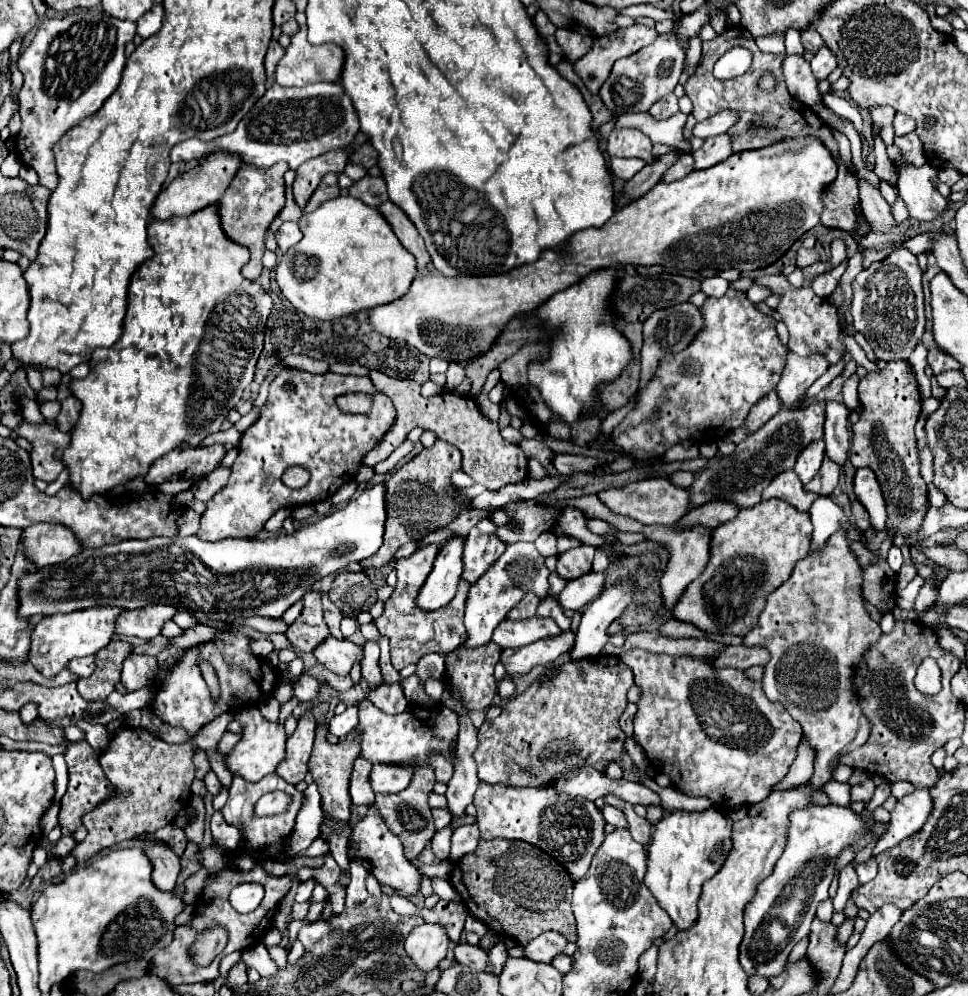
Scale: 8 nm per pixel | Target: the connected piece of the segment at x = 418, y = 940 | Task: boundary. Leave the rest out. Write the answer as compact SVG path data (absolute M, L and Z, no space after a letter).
M424 923L410 931L404 949L422 971L432 971L446 957L450 937L440 923Z

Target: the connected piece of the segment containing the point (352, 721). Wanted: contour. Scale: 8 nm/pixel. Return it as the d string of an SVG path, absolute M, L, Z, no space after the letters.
M346 707L344 713L334 715L330 719L330 733L336 737L344 737L346 733L350 733L358 723L358 707Z

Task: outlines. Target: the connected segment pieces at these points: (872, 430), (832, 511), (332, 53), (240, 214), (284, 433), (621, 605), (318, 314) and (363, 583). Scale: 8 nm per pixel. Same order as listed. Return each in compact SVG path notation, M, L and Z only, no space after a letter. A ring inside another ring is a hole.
M890 361L878 375L868 373L860 381L858 393L864 411L852 427L850 461L854 467L870 467L876 473L888 507L886 529L900 535L914 533L922 527L928 511L928 489L920 475L920 455L914 435L914 425L922 411L914 371L904 361Z
M818 497L812 507L810 507L810 519L814 525L814 535L812 535L812 547L822 547L824 541L828 541L828 537L842 525L842 527L850 527L850 539L860 542L862 532L856 527L852 527L852 523L846 519L844 511L830 499L830 497Z
M300 29L276 67L276 83L284 87L302 87L316 81L338 81L342 63L344 51L338 45L310 45L306 29Z
M276 163L274 167L268 167L268 169L242 165L242 169L236 173L234 181L230 183L230 187L226 189L226 193L218 201L222 229L226 231L226 235L232 241L246 245L250 249L250 253L252 253L250 261L242 267L242 275L246 279L254 281L262 273L262 255L266 251L266 247L264 247L264 235L266 235L270 223L276 219L276 215L284 207L284 191L286 191L284 173L286 171L288 171L286 163Z
M284 367L268 389L268 401L260 411L258 421L248 427L242 433L242 441L238 447L238 457L232 465L230 481L228 485L216 493L210 501L206 511L202 513L200 531L196 537L204 541L218 541L226 537L256 537L256 533L264 527L264 523L278 511L278 509L294 509L300 505L314 505L318 501L328 499L328 495L334 495L344 483L352 481L362 465L362 459L368 451L372 451L378 441L382 441L382 435L394 425L394 403L390 403L390 397L378 393L374 385L370 383L370 377L352 377L352 375L336 375L332 371L324 375L314 375L298 369ZM294 383L296 395L284 395L282 385ZM344 393L370 393L374 397L372 411L368 415L346 415L342 413L334 399ZM290 467L304 467L310 473L310 483L300 489L290 489L282 483L282 475Z
M614 583L608 589L602 591L602 595L592 601L582 619L580 627L576 631L576 643L572 647L570 661L582 661L588 657L598 657L602 655L604 647L612 643L617 647L622 647L625 643L625 636L621 634L608 635L608 627L614 619L622 615L626 605L630 603L632 597L632 585L624 583Z
M350 195L330 199L322 203L314 213L304 213L298 225L304 237L298 245L282 255L282 261L276 267L276 281L284 297L308 317L336 319L348 313L366 311L376 305L396 301L398 297L408 293L412 279L418 275L414 255L402 247L384 215L376 207L370 207L360 199L354 199Z
M340 571L334 577L328 595L342 613L352 617L356 617L360 611L368 611L372 603L376 603L376 589L364 573Z

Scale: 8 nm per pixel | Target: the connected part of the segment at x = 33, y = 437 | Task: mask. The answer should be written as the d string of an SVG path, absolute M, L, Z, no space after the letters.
M26 421L20 423L16 433L20 437L26 437L34 445L32 451L34 477L48 483L54 481L64 469L64 463L56 457L56 451L62 451L62 447L70 445L70 433L62 433L50 423L30 425Z

